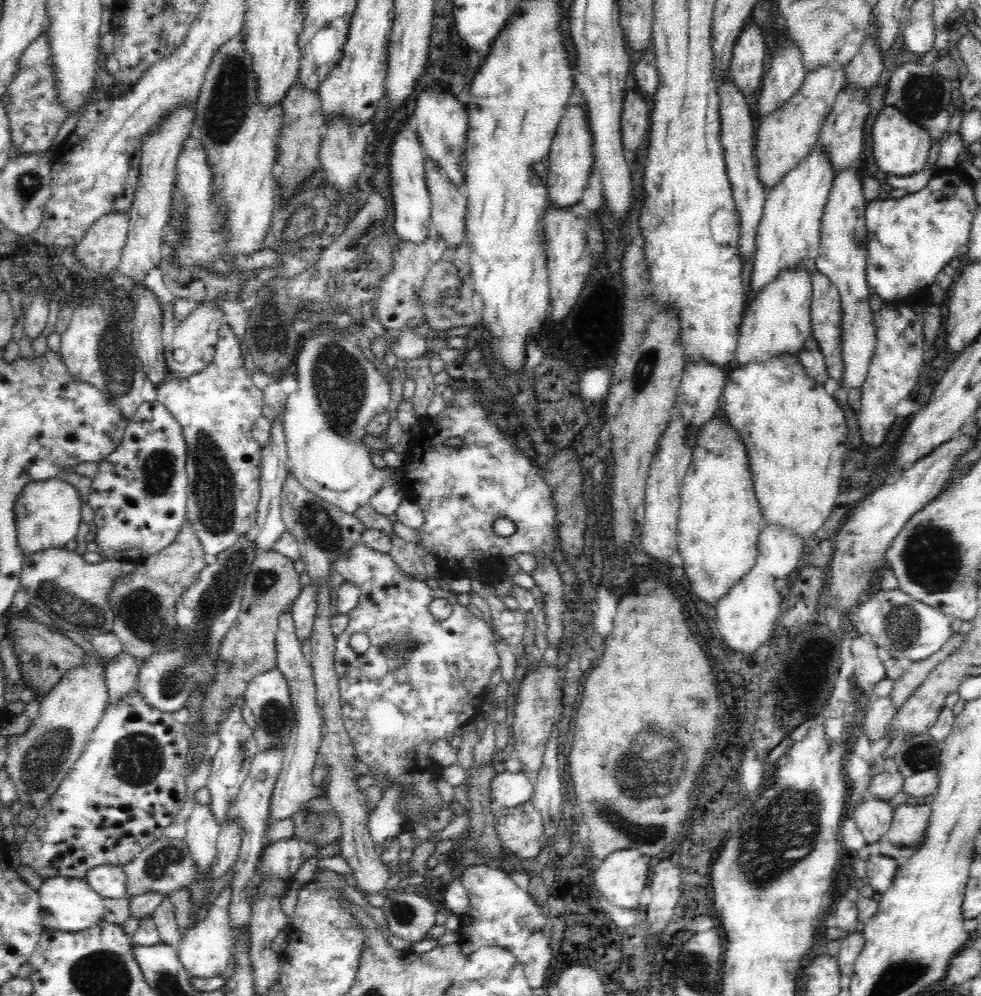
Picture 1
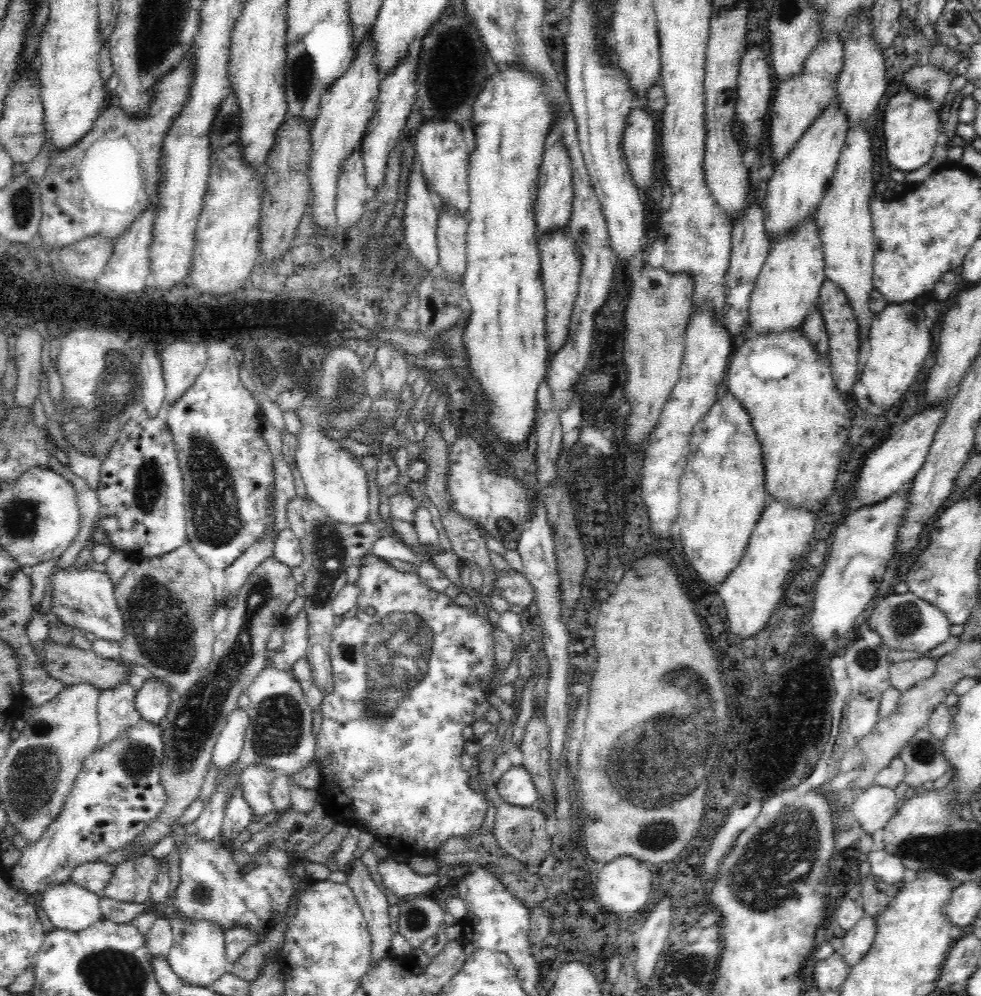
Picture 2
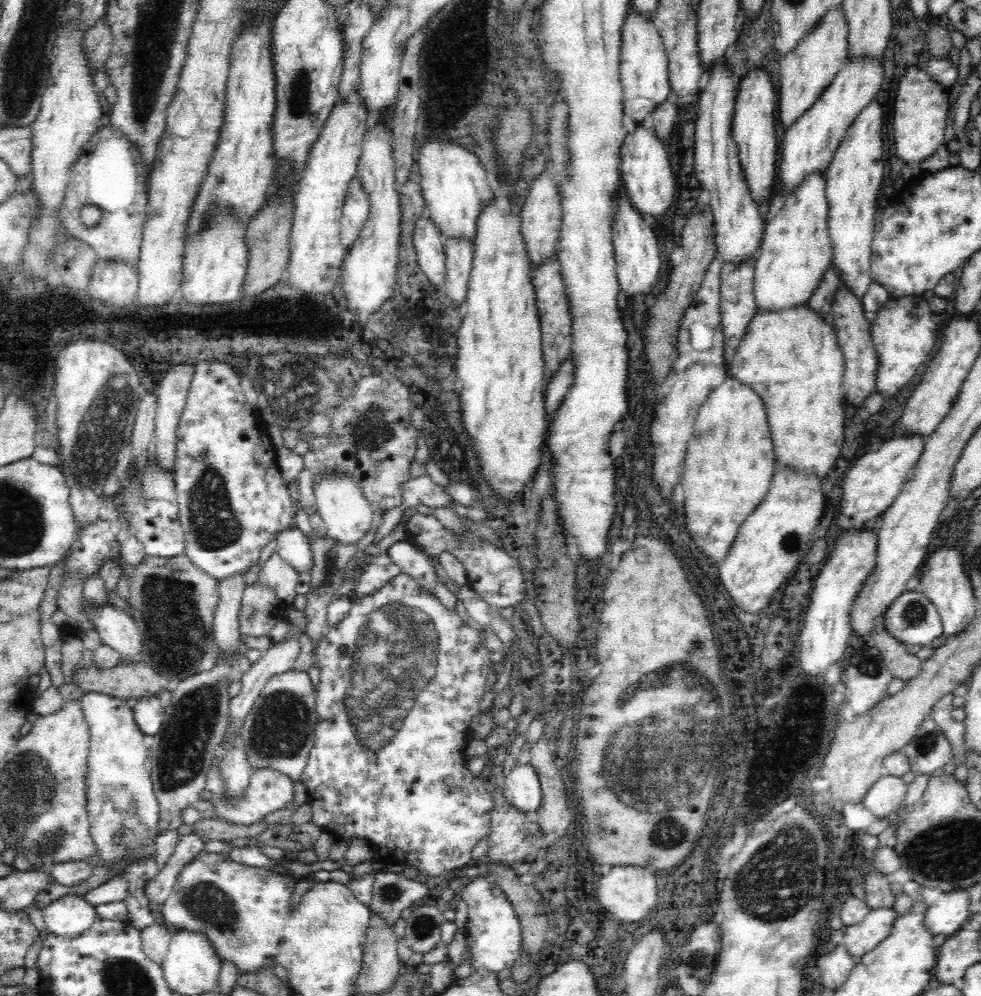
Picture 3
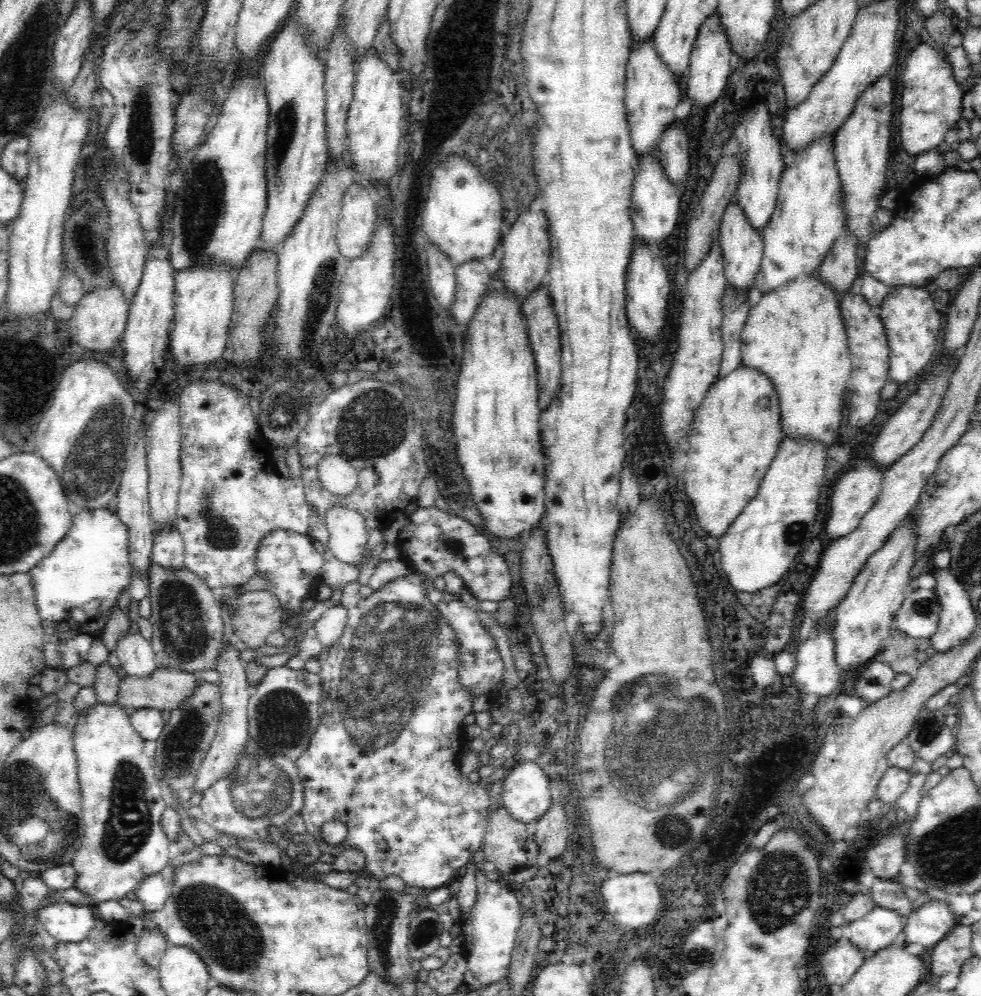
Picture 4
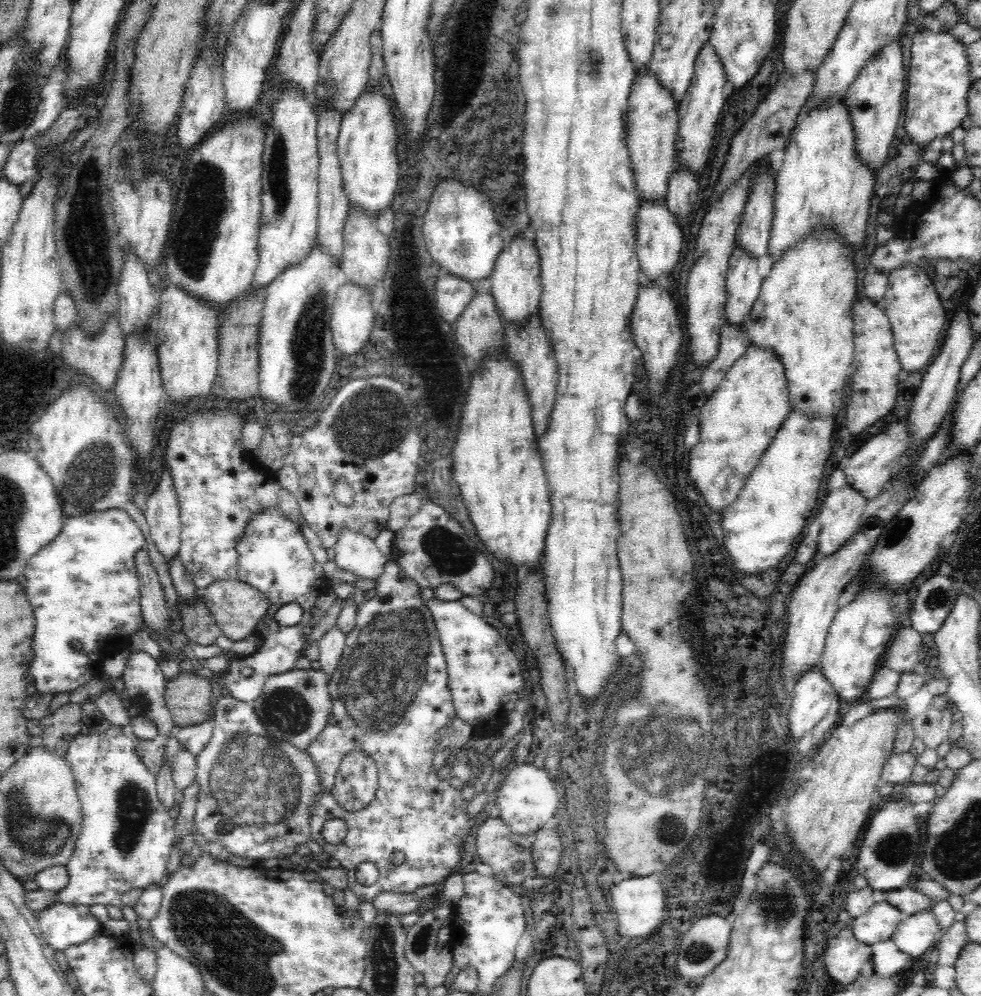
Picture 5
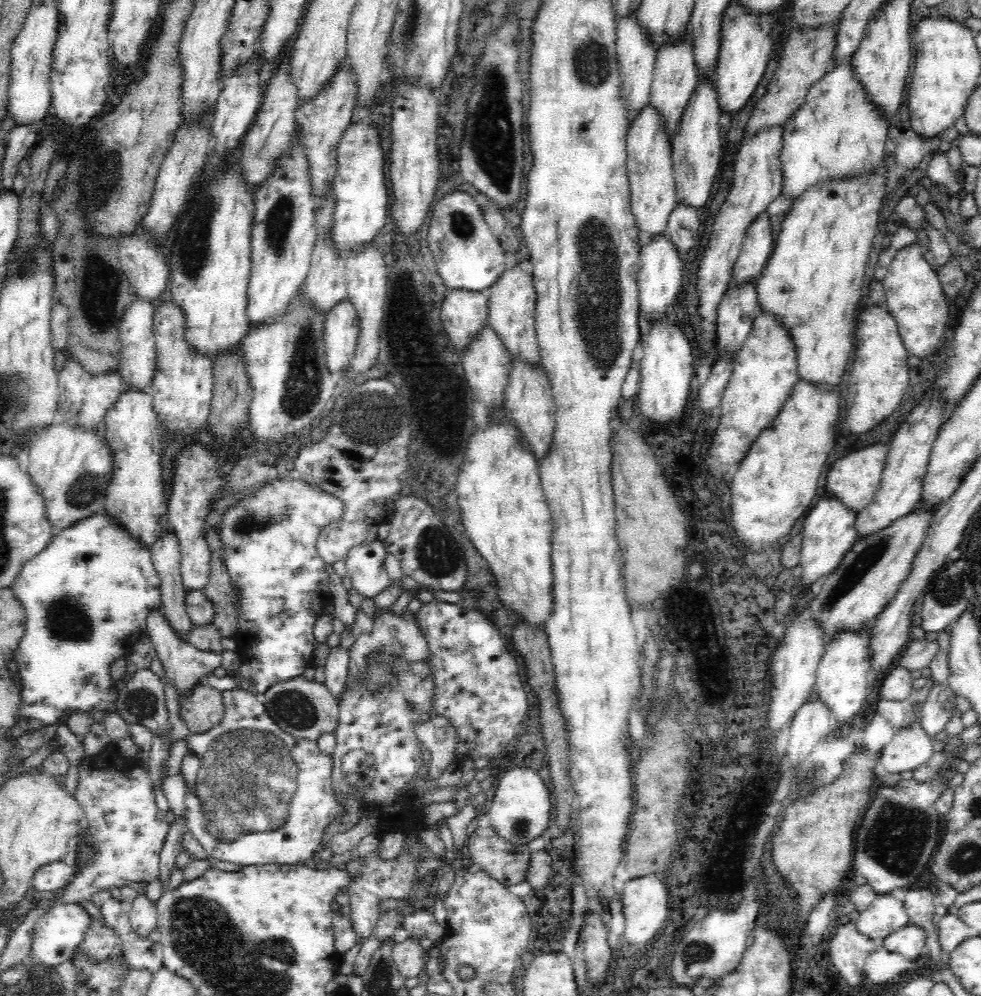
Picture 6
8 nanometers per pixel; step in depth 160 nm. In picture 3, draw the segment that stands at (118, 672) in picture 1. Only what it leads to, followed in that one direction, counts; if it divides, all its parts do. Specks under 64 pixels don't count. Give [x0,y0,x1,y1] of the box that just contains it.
[81,692,158,866]

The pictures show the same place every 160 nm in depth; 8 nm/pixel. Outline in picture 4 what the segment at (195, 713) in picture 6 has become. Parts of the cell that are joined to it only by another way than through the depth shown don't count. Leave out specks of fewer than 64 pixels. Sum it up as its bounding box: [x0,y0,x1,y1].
[116,667,198,712]

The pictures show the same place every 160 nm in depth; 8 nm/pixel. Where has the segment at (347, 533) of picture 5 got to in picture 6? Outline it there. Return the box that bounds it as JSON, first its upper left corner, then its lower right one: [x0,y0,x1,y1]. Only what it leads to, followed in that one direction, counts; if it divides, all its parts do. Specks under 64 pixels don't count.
[345,538,394,598]

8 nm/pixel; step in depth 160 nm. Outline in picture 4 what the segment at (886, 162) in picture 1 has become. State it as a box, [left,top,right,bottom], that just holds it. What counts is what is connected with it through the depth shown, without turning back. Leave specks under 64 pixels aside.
[900,44,963,157]

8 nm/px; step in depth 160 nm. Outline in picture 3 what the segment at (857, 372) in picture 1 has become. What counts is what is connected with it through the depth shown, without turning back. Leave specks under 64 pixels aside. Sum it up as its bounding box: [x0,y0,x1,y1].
[824,101,882,299]

